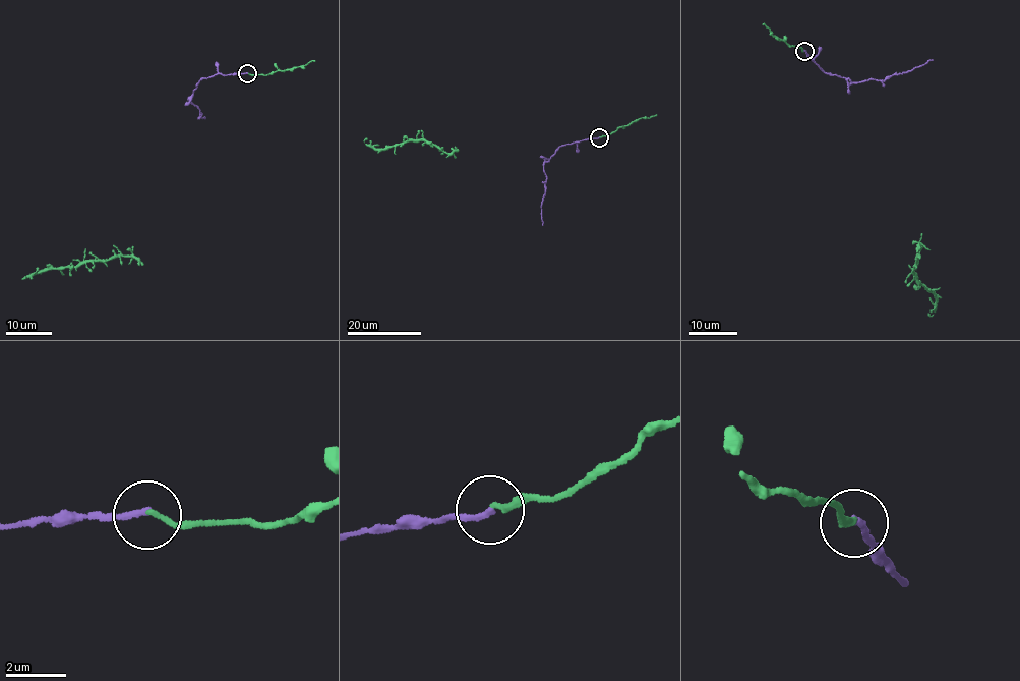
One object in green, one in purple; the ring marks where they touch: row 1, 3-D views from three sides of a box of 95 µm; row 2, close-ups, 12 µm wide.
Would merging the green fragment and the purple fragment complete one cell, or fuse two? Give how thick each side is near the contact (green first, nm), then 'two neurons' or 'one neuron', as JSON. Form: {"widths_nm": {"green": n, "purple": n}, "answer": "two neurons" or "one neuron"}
{"widths_nm": {"green": 170, "purple": 190}, "answer": "one neuron"}

